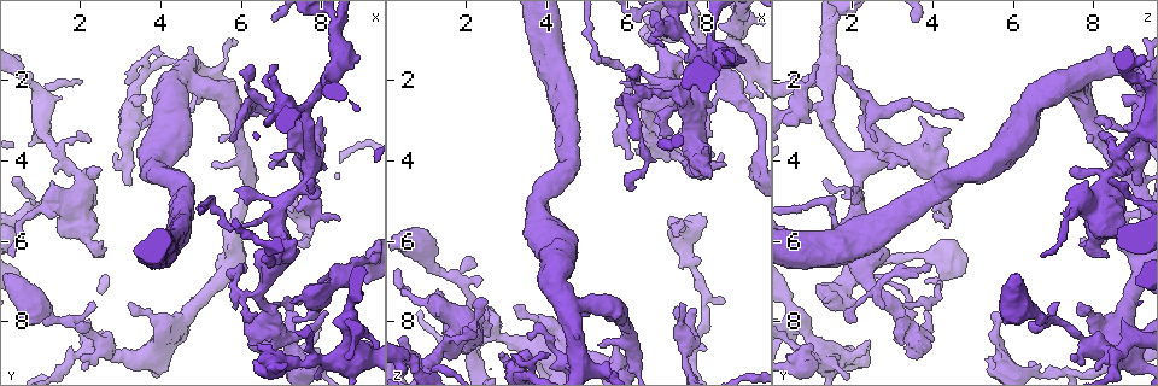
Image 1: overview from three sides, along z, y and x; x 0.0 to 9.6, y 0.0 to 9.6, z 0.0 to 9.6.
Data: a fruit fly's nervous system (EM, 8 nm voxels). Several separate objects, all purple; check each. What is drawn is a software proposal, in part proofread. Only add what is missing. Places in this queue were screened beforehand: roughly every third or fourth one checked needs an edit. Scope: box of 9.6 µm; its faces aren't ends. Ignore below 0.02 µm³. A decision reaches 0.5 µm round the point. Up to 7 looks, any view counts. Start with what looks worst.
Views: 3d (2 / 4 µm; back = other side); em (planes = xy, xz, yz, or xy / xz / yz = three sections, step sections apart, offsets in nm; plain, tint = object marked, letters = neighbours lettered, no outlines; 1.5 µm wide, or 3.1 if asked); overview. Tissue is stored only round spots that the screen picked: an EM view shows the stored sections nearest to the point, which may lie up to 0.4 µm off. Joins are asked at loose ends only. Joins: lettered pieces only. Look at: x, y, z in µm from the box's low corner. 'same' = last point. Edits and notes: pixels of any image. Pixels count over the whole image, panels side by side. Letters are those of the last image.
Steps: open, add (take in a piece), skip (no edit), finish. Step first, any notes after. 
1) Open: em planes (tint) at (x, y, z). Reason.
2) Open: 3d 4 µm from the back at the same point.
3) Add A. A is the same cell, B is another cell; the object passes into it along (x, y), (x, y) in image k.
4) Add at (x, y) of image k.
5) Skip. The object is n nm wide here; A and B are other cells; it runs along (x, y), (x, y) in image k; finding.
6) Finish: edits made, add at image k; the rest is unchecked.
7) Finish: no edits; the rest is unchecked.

Open: 3d 4 µm at (6.10, 3.05, 4.75). Free end.

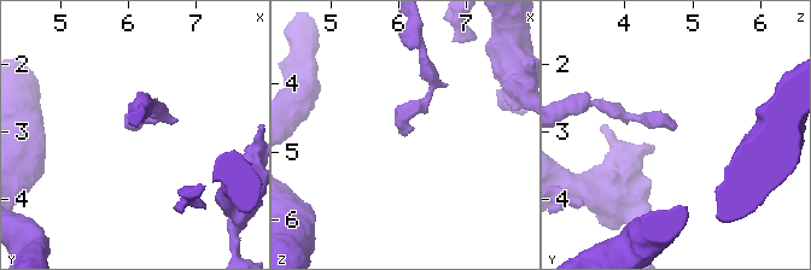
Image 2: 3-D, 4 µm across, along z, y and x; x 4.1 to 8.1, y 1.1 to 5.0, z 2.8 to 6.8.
Open: em planes (tint) at (6.15, 3.00, 4.70).

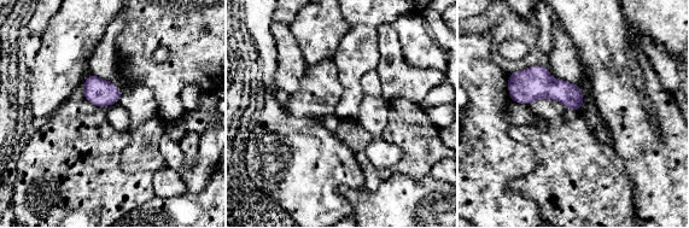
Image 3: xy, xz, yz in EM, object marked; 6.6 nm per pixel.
Open: em planes (letters) at the same point. What lies round it.

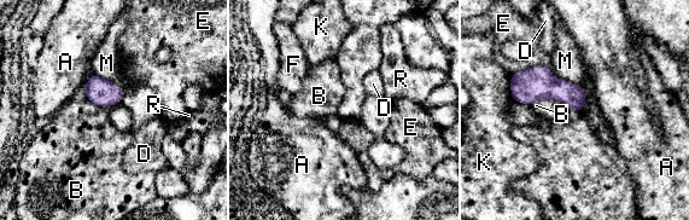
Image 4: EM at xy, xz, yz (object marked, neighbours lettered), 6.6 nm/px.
Skip. The object is 160 nm wide here; the longest contact is with E, 260 nm; A, B, D, E, F, K, M and R are other cells; none of them fits.

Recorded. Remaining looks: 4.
Open: em planes (plain) at (2.25, 3.45, 8.30). Free end.

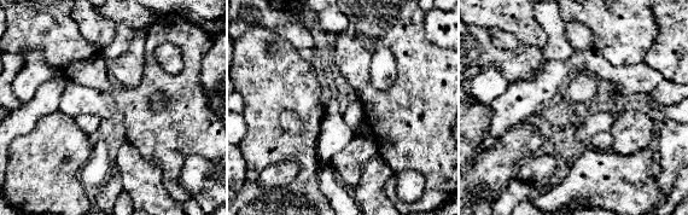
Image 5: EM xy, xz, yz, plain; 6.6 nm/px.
Open: em planes (letters) at the same point. What lies round it.

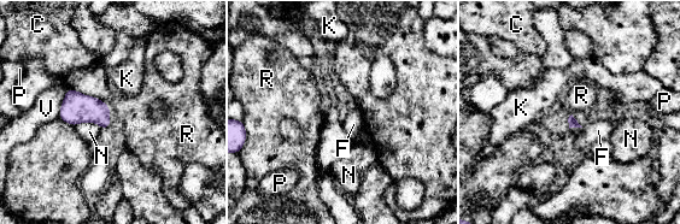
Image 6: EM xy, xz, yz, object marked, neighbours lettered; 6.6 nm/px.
Skip. C, F, K, N, P, R and V are other cells; none of them fits.

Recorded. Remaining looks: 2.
Open: em planes (letters) at (2.00, 8.95, 7.45). An open end.

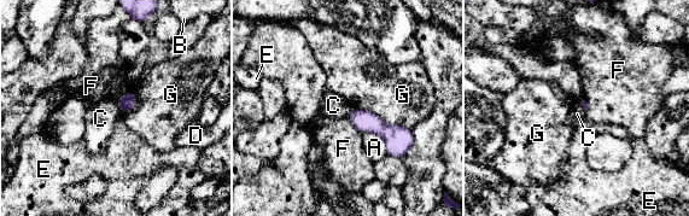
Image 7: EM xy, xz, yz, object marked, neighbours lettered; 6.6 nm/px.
Skip. The longest contact is with G, 420 nm; A, B, C, D, E, F and G are other cells; a border runs along (117, 100), (122, 112) in image 7; none of them fits.

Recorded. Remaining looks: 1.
Finish: no edits; the rest is unchecked.

